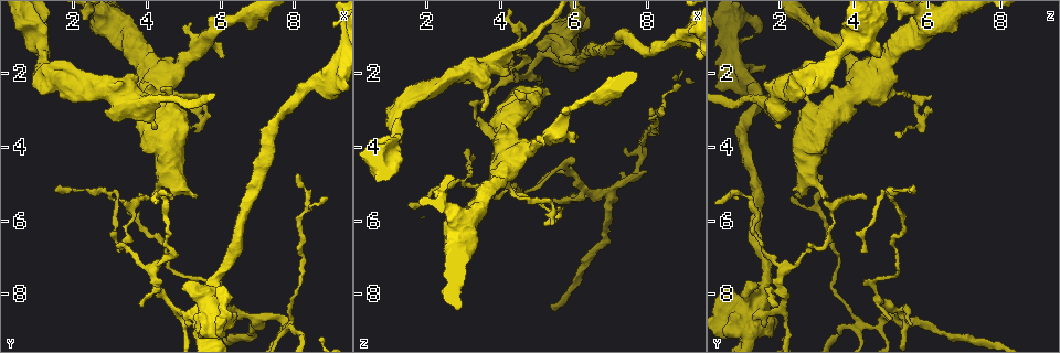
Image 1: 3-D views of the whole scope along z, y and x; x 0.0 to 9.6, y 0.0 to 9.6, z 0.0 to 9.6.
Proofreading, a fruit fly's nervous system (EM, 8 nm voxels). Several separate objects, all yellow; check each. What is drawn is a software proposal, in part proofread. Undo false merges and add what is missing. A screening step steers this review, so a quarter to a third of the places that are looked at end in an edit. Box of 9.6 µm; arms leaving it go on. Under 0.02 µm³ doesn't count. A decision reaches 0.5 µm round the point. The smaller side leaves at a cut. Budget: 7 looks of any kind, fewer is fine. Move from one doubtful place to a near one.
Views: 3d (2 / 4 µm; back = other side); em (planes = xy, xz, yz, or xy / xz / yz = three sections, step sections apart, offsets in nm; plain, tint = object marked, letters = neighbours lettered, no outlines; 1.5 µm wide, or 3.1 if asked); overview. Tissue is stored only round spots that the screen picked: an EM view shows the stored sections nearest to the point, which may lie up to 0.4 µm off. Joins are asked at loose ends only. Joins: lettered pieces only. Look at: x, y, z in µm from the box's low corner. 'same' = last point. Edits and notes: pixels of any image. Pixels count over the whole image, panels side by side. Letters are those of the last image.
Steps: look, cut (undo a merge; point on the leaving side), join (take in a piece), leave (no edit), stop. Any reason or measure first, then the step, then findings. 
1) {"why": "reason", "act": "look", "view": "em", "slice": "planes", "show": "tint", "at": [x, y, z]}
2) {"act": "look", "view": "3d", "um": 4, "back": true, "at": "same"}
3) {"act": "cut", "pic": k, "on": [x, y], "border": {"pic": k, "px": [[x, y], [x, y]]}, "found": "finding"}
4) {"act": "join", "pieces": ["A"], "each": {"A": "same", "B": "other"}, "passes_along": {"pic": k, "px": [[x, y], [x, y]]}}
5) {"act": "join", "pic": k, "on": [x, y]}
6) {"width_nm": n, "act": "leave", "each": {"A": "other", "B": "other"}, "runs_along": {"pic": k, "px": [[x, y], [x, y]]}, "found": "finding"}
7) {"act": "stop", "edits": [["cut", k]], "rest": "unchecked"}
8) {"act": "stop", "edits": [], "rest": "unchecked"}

{"why": "abrupt turn", "act": "look", "view": "em", "slice": "xy", "step": 4, "show": "tint", "at": [3.00, 5.35, 4.95]}

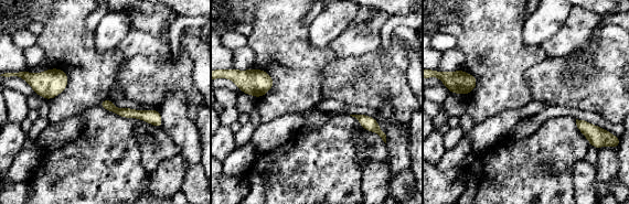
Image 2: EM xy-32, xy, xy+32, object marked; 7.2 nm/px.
{"act": "look", "view": "em", "slice": "planes", "show": "letters", "at": "same"}

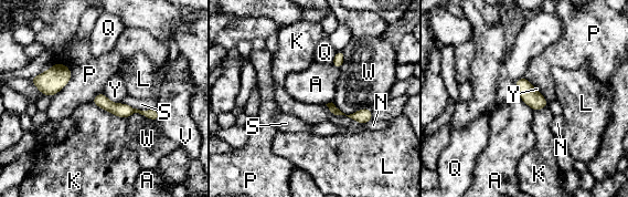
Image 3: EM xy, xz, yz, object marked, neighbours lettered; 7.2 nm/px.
{"width_nm": 100, "act": "leave", "each": {"A": "other", "K": "other", "L": "other", "N": "other", "P": "other", "Q": "other", "S": "other", "V": "other", "W": "other", "Y": "other"}, "runs_along": {"pic": 3, "px": [[96, 100], [115, 109], [156, 116]]}, "found": "one cell here"}

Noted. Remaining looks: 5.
{"why": "three-way junction", "act": "look", "view": "em", "slice": "planes", "show": "tint", "at": [6.95, 8.75, 5.30]}

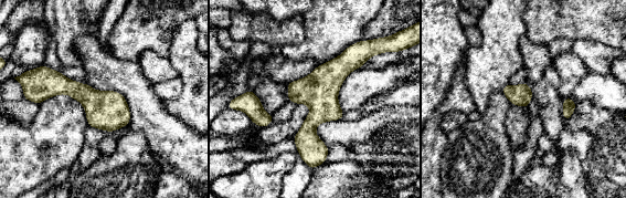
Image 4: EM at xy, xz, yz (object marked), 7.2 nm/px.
{"why": "what lies round it", "act": "look", "view": "em", "slice": "planes", "show": "letters", "at": "same"}

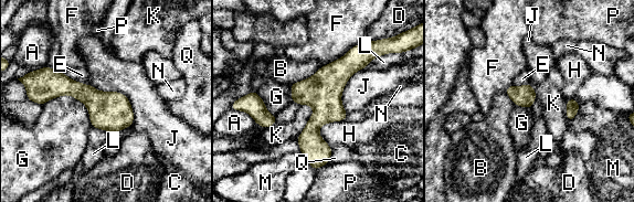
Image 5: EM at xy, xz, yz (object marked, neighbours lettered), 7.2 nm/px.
{"longest_contact_nm": ["J", 440], "act": "leave", "each": {"A": "other", "B": "other", "C": "other", "D": "other", "E": "other", "F": "other", "G": "other", "H": "other", "J": "other", "K": "other", "L": "other", "M": "other", "N": "other", "P": "other", "Q": "other"}, "runs_along": {"pic": 5, "px": [[358, 49], [326, 85], [315, 165]]}, "found": "all the same cell"}

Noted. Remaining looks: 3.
{"why": "branch stops here", "act": "look", "view": "em", "slice": "planes", "show": "tint", "at": [8.10, 4.70, 3.05]}

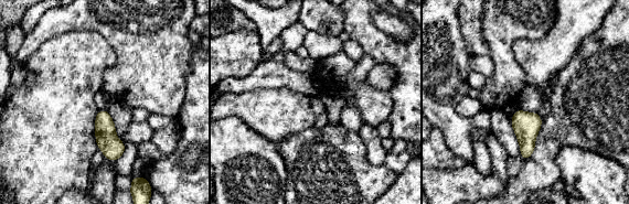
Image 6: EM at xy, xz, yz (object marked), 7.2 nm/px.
{"why": "what lies round it", "act": "look", "view": "em", "slice": "planes", "show": "letters", "at": "same"}

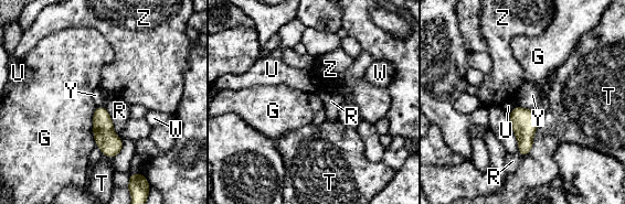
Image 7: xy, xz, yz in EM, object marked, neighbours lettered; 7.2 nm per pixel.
{"act": "leave", "each": {"G": "other", "R": "other", "T": "other", "U": "other", "W": "other", "Y": "other", "Z": "other"}, "found": "none of them fits"}

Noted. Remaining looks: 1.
{"act": "stop", "edits": [], "rest": "unchecked"}

